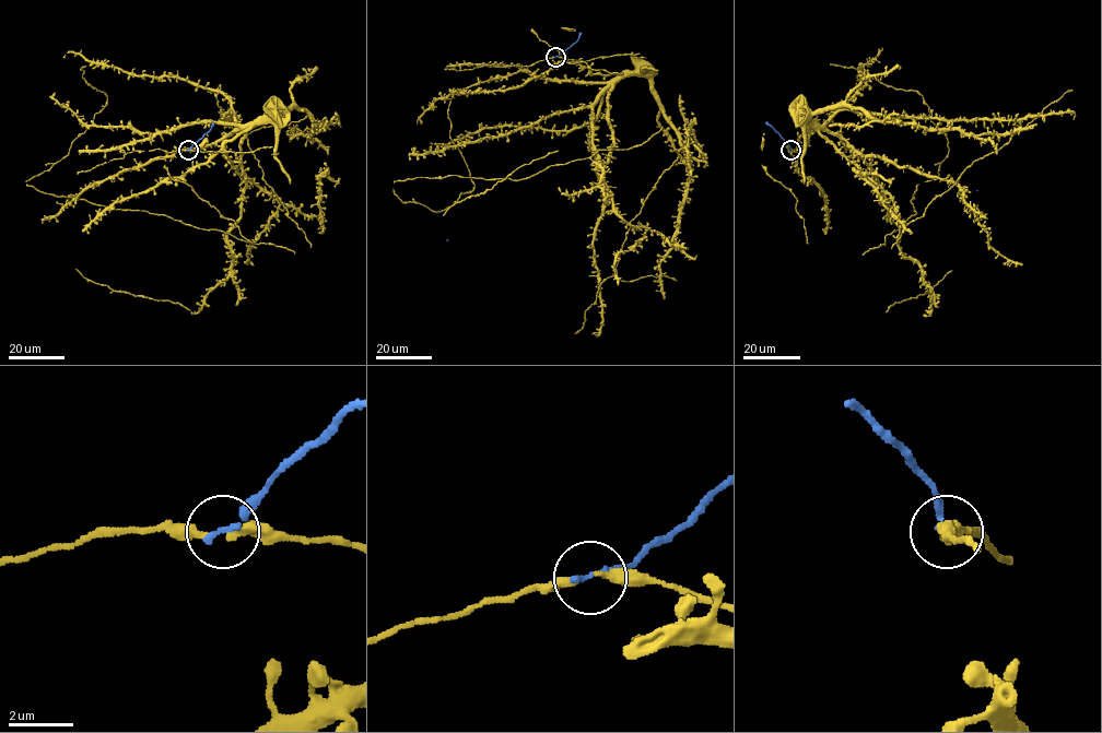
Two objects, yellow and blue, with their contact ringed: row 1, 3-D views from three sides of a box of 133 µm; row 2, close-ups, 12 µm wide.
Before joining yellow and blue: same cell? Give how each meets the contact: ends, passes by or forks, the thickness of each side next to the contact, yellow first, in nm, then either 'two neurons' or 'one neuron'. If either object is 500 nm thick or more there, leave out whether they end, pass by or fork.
yellow passes by; blue ends; calibres 220 and 200 nm; two neurons

